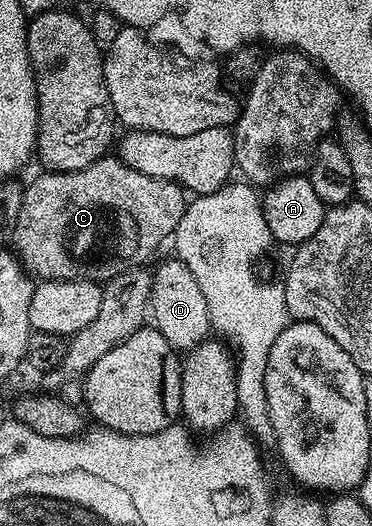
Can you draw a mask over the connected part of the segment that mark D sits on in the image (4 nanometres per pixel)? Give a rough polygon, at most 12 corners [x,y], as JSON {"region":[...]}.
{"region":[[178,256],[153,269],[154,328],[176,351],[213,326],[193,271]]}

